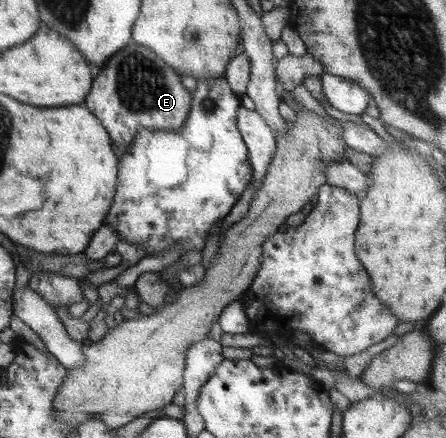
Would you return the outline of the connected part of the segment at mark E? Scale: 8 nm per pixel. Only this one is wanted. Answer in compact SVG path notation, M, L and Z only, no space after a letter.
M130 40L118 53L108 57L108 63L98 69L93 77L92 89L84 99L86 107L97 117L106 128L111 139L121 151L128 150L132 138L136 136L138 128L154 131L181 130L186 124L188 112L192 107L192 92L182 83L182 76L175 69L170 69L151 49Z

